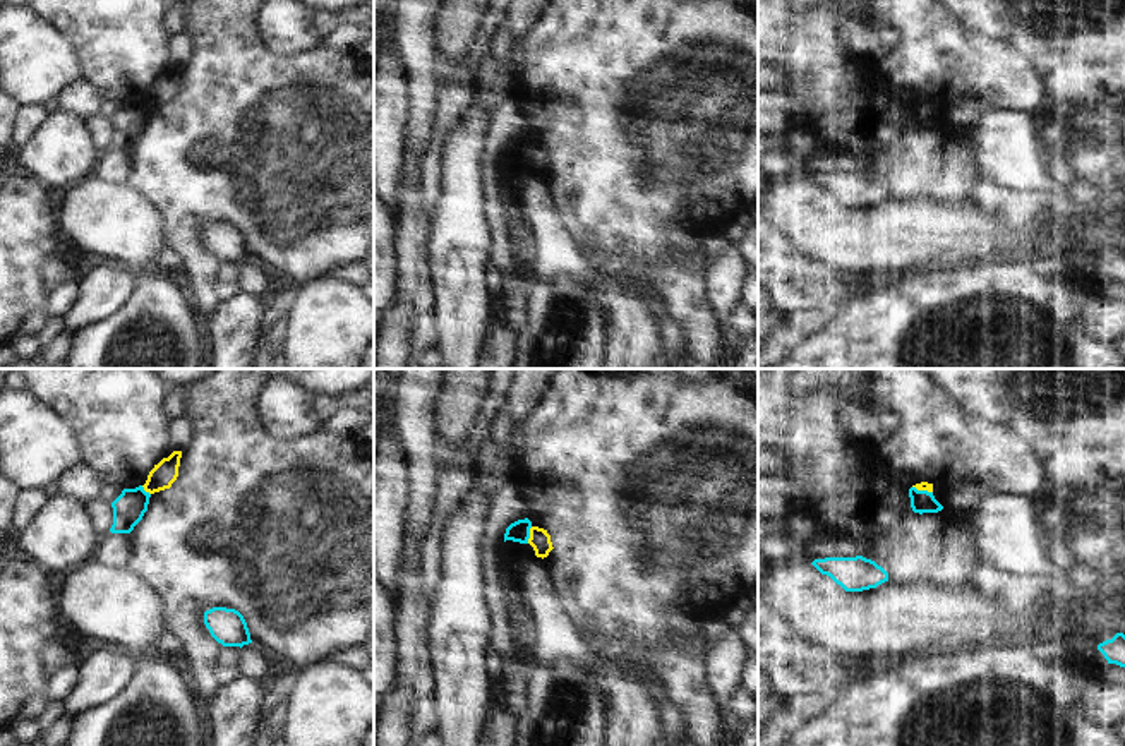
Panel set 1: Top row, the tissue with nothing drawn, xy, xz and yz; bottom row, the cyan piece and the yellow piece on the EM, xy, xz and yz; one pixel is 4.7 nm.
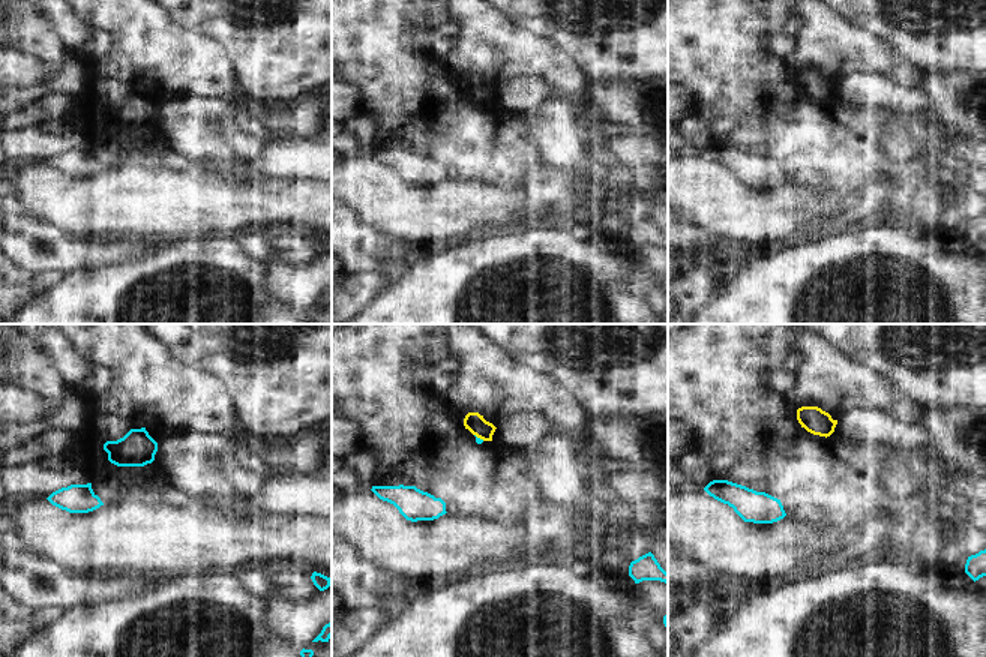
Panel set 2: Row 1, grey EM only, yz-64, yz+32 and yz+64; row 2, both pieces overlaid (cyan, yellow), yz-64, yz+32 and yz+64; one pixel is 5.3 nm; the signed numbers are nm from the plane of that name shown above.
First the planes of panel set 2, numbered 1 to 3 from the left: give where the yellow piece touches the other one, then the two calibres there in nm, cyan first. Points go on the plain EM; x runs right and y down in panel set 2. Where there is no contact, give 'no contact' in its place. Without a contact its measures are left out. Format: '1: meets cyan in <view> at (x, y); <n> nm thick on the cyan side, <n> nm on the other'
1: no contact
2: meets cyan in yz+32 at (479, 102); 30 nm thick on the cyan side, 100 nm on the other
3: no contact

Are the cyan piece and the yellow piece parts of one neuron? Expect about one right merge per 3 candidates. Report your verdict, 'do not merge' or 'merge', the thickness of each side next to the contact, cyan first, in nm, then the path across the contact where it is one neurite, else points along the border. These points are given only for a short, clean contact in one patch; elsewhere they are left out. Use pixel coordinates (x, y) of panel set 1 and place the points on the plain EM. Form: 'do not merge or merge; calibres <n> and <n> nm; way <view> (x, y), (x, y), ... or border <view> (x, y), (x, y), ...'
merge; calibres 100 and 100 nm; way xz (520, 146), (529, 151), (539, 155)

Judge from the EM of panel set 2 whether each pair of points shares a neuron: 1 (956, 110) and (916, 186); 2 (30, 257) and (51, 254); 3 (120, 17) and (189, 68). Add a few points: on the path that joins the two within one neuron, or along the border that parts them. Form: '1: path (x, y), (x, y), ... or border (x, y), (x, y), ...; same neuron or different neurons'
1: border (931, 111), (937, 122); different neurons
2: path (35, 254), (47, 254); same neuron
3: path (137, 29), (162, 54), (173, 59); same neuron

